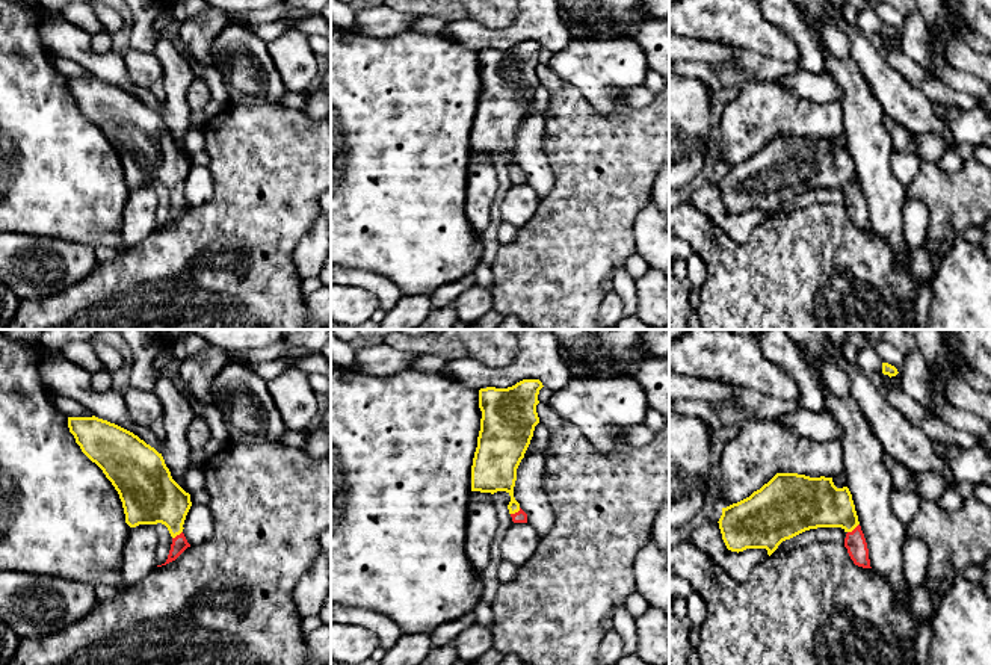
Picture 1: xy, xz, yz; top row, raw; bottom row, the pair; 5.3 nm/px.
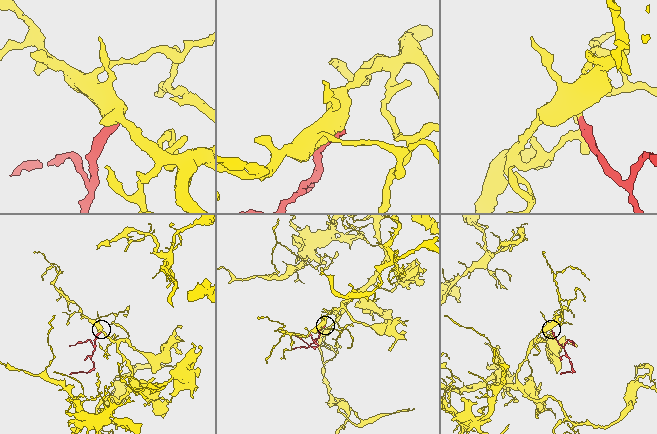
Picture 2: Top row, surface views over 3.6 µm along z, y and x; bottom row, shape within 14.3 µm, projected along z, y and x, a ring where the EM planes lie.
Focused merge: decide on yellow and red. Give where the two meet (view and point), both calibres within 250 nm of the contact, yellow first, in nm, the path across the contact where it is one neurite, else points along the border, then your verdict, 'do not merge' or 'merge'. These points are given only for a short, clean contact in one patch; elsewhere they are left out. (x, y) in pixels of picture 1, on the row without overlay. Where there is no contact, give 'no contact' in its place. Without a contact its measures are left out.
yz (852, 191) | 280/110 nm | across yz (815, 163), (830, 168), (852, 191), (855, 204) | merge

